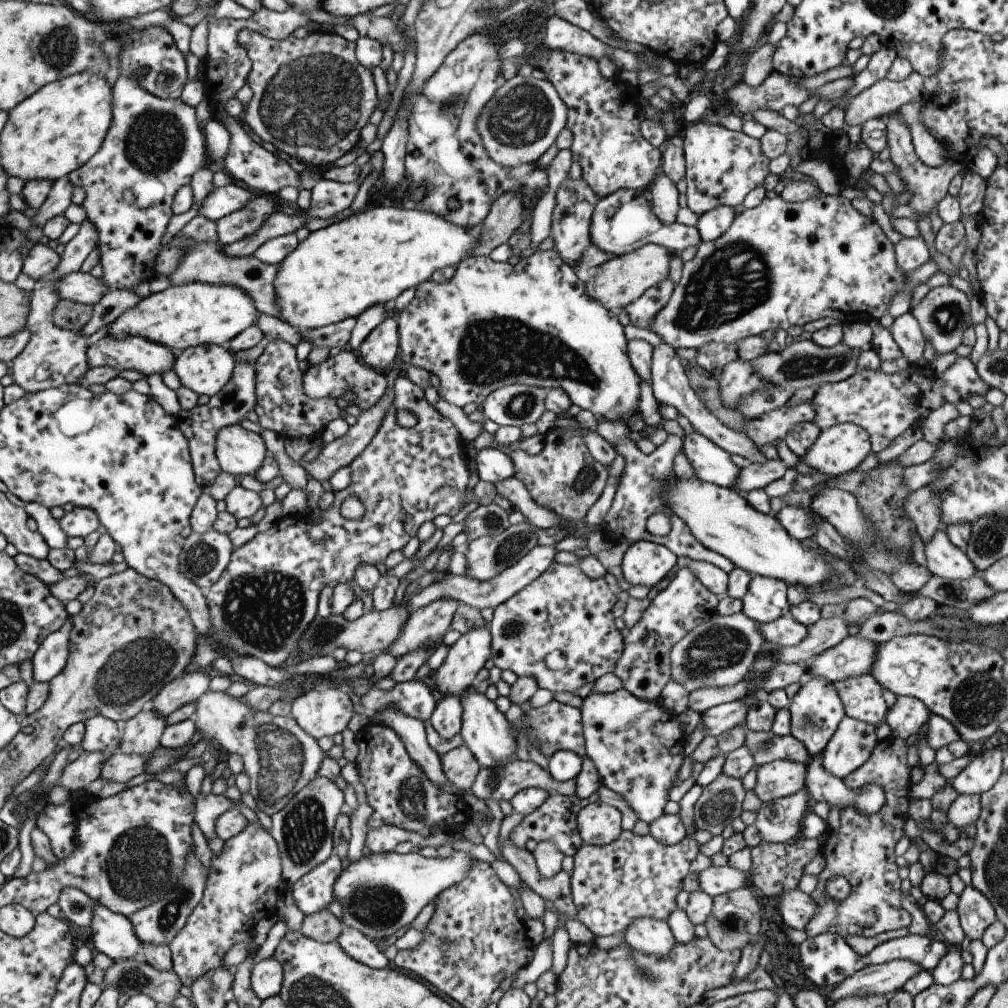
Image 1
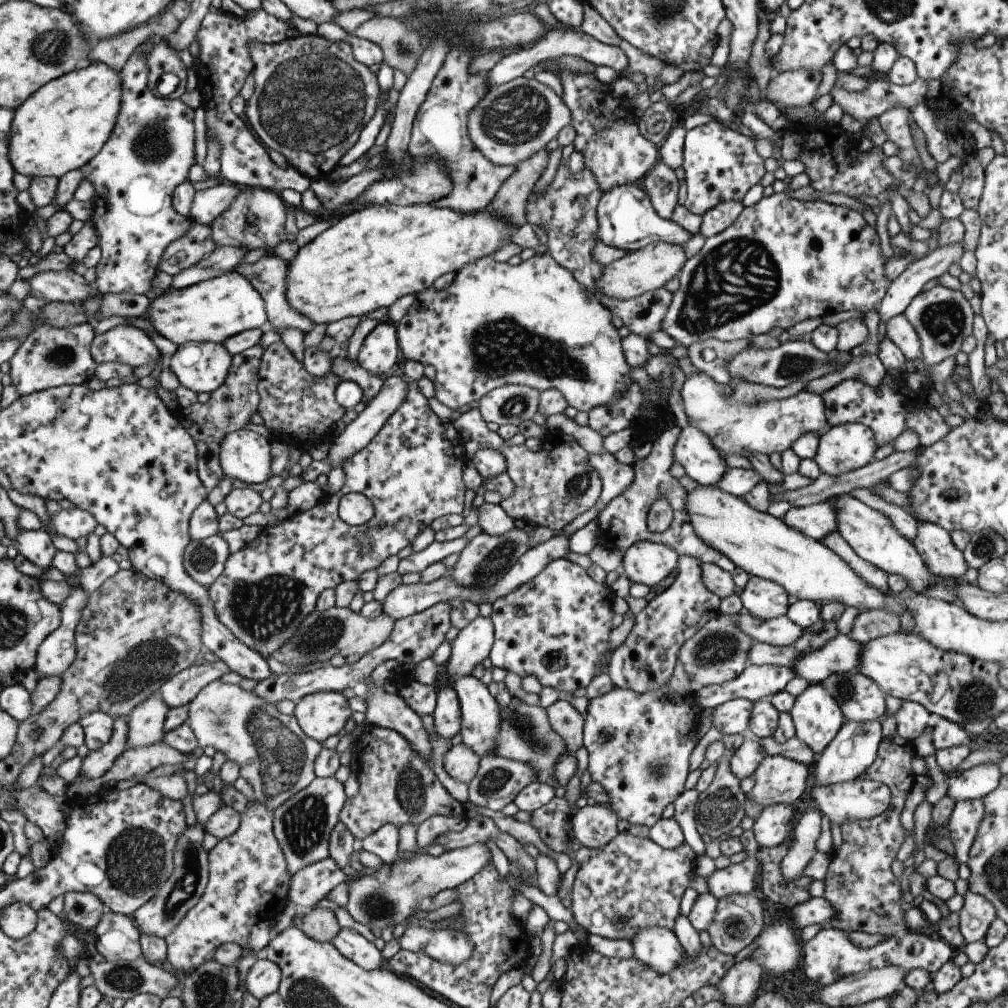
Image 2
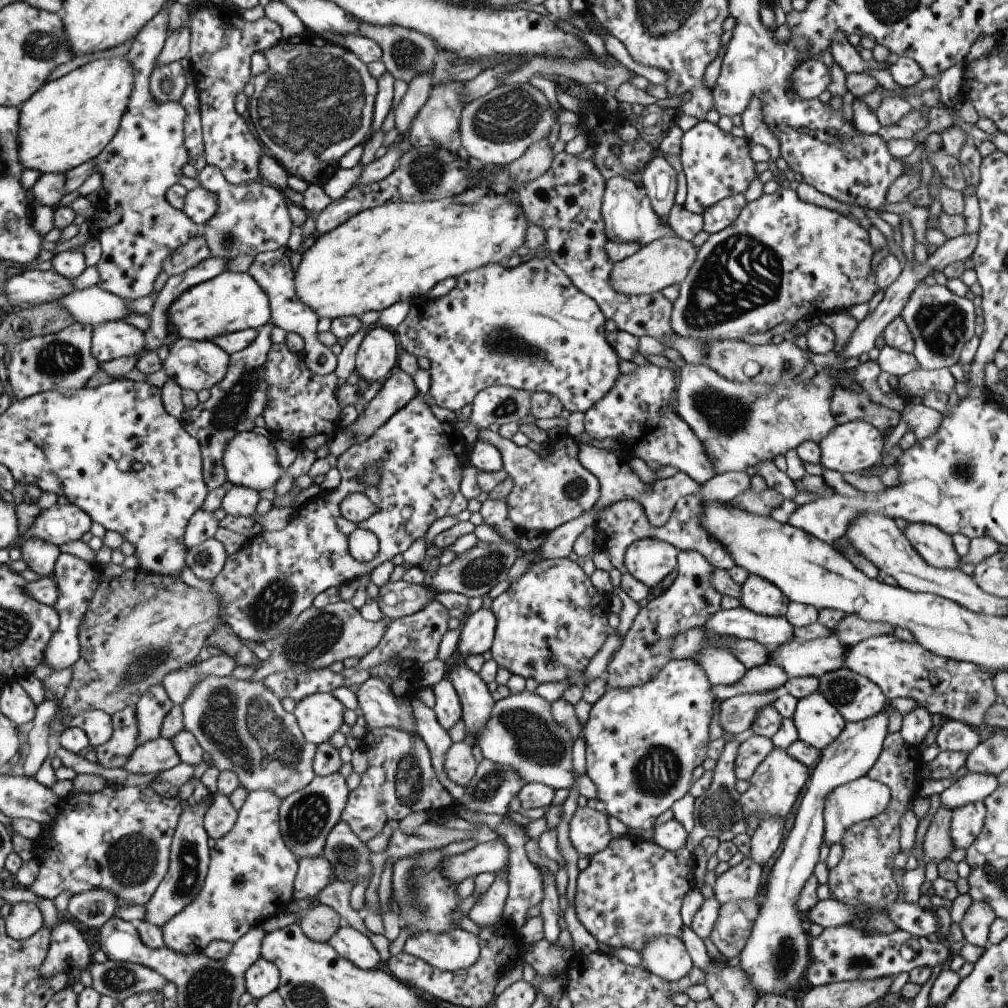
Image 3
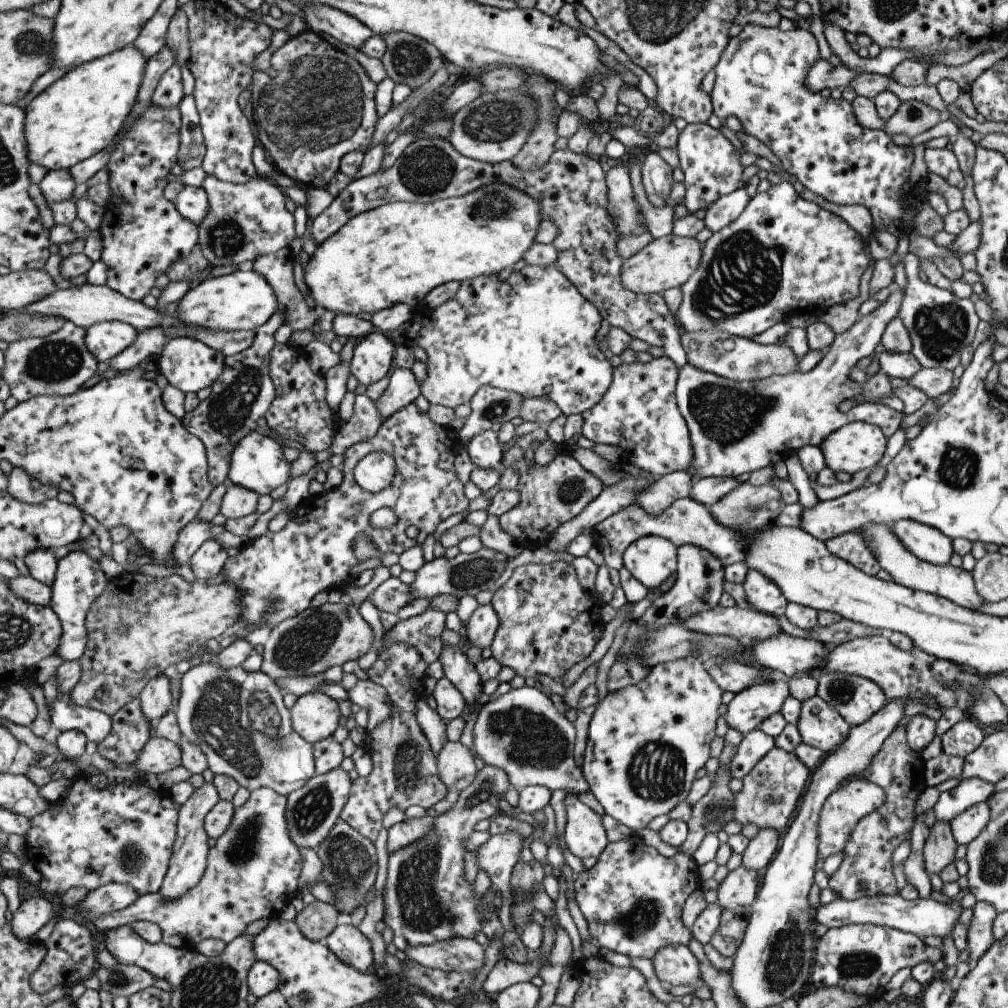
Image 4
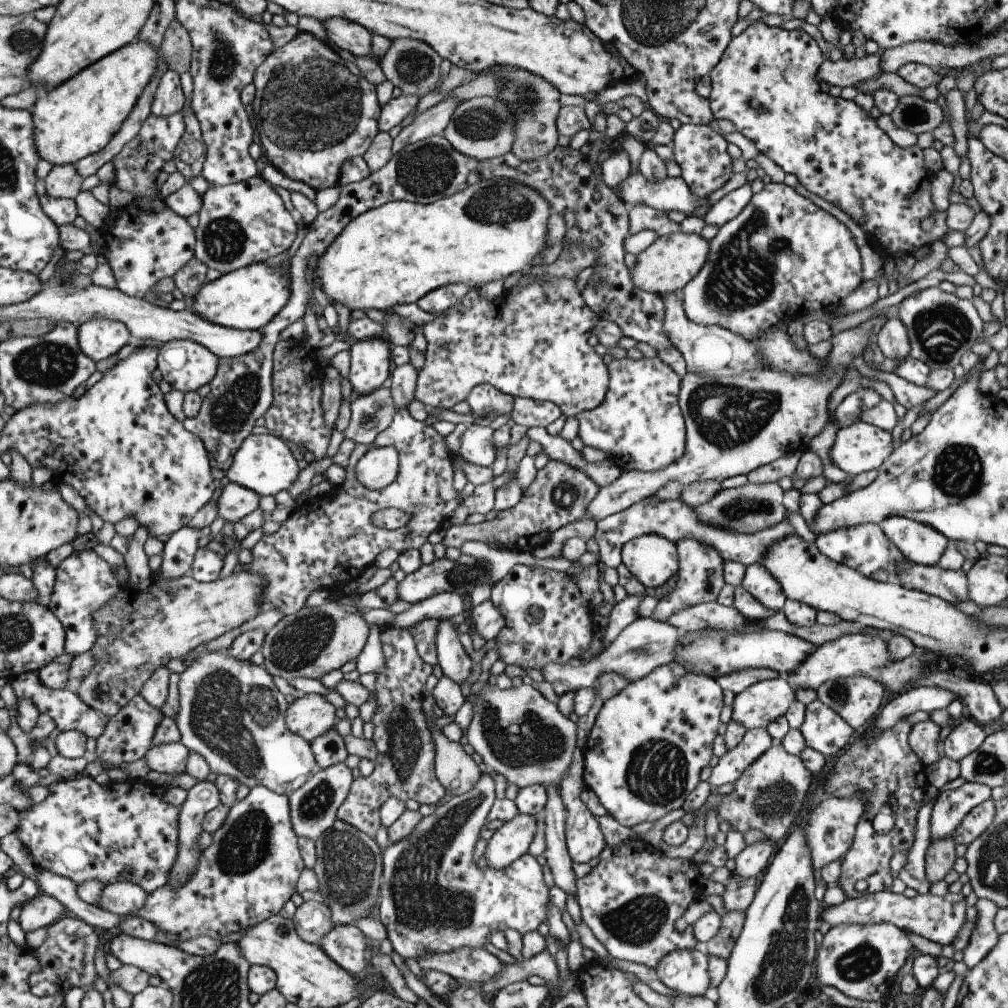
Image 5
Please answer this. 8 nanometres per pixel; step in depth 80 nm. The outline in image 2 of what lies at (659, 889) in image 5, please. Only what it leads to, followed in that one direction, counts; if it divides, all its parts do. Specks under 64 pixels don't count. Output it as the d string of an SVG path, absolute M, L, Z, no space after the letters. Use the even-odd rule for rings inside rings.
M617 833L604 847L590 849L580 846L571 859L577 862L577 871L570 888L571 912L574 922L587 934L596 934L603 938L630 938L641 927L651 925L671 929L675 917L680 914L680 898L688 887L688 880L693 874L695 853L687 843L674 849L657 846L649 837L634 837L630 833Z

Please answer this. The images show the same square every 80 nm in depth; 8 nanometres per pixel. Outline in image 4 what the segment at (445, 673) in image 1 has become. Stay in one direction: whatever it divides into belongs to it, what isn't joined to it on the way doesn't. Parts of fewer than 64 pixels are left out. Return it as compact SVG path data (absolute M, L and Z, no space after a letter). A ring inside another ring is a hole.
M477 605L461 631L465 643L463 648L477 647L483 650L489 647L497 629L498 616L491 605Z

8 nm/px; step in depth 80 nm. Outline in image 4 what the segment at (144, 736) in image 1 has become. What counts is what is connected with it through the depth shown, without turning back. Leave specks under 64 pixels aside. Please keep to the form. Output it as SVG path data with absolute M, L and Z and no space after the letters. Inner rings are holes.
M161 674L161 676L149 680L138 696L143 718L153 729L156 720L171 708L171 695L169 694L167 678Z

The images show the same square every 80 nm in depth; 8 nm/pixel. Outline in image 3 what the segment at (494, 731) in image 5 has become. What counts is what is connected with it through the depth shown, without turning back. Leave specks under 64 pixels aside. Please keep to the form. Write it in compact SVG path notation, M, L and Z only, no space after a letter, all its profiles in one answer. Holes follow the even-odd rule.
M521 691L494 702L490 717L478 735L482 758L509 765L526 783L543 783L553 790L575 786L581 796L596 798L595 785L586 774L573 784L571 769L571 735L551 716L550 704L534 692Z

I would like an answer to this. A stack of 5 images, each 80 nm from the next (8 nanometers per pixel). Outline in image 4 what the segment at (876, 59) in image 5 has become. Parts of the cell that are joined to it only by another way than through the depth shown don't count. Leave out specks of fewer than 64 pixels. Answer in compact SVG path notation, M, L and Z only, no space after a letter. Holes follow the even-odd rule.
M817 59L804 76L805 88L818 93L822 88L843 89L857 73L841 64L831 65L828 60Z

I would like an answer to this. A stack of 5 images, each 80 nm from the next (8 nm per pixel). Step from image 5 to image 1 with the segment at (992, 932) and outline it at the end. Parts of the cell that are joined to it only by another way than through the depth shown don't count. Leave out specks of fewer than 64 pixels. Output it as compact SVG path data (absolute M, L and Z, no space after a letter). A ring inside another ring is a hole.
M965 886L958 896L956 914L965 941L979 940L985 928L996 920L995 912L987 898L971 886Z

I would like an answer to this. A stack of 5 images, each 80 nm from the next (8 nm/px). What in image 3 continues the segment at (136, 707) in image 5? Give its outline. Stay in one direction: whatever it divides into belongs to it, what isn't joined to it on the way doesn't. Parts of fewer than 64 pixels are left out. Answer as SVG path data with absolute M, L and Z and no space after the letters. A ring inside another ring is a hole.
M125 707L110 716L112 722L111 736L94 748L97 764L103 768L119 768L127 760L128 754L137 746L136 720L134 708Z

